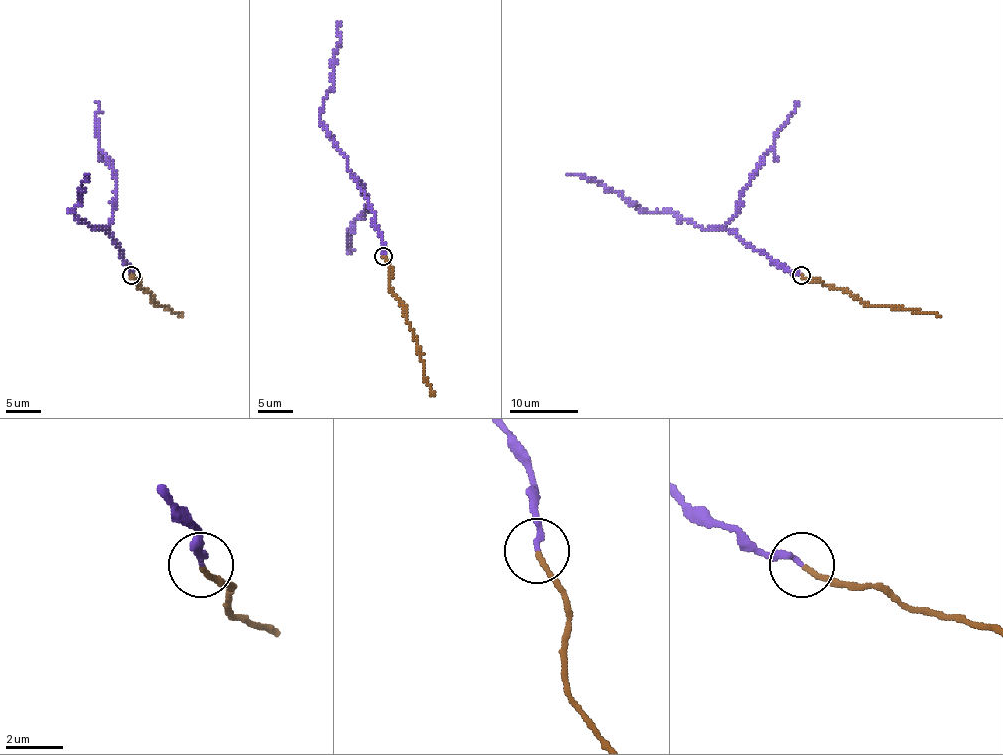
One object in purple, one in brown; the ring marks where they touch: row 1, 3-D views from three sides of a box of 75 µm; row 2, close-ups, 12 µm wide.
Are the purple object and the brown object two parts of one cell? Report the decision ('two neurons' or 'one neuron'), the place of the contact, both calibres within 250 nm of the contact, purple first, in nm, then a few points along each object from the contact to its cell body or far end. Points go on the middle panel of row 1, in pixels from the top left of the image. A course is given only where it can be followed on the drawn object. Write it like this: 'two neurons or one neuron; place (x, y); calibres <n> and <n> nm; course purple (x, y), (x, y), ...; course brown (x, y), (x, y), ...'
two neurons; place (383, 256); calibres 200 and 180 nm; course purple (383, 256), (369, 199), (321, 121), (326, 94), (333, 85), (340, 23); course brown (383, 256), (390, 266), (390, 289), (405, 309), (419, 347), (424, 380), (433, 394)

